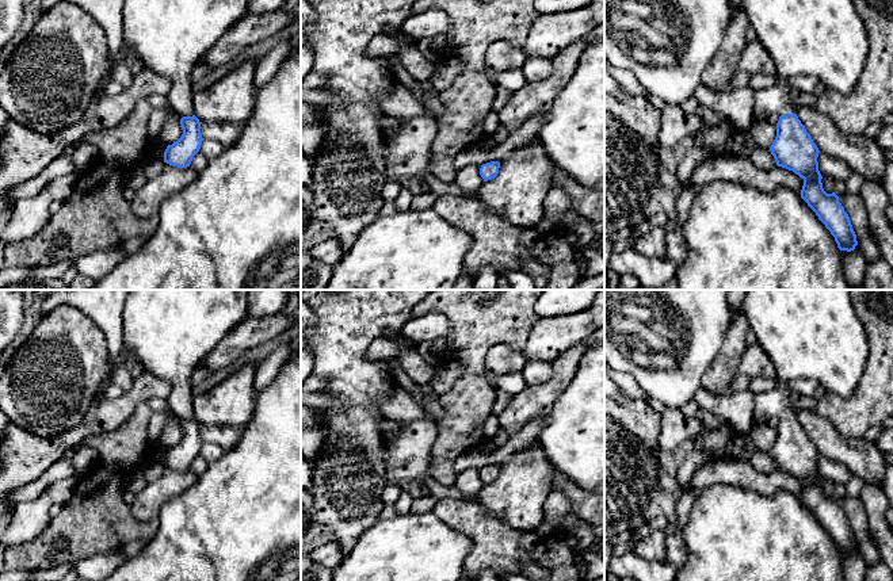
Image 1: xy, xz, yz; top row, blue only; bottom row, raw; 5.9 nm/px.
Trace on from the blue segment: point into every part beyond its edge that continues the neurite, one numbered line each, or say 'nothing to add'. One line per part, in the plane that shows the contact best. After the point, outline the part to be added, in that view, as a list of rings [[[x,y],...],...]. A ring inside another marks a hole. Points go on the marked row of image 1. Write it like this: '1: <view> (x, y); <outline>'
1: yz (825, 38); [[[743,0],[756,39],[774,60],[776,83],[755,92],[753,114],[766,121],[771,114],[795,114],[790,96],[791,80],[812,74],[840,95],[851,95],[863,72],[870,42],[866,26],[852,0]]]

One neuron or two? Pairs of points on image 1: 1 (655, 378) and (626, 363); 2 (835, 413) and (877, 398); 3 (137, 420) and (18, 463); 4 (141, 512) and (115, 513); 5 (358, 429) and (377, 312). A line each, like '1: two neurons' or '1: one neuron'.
1: one neuron
2: one neuron
3: two neurons
4: two neurons
5: one neuron

